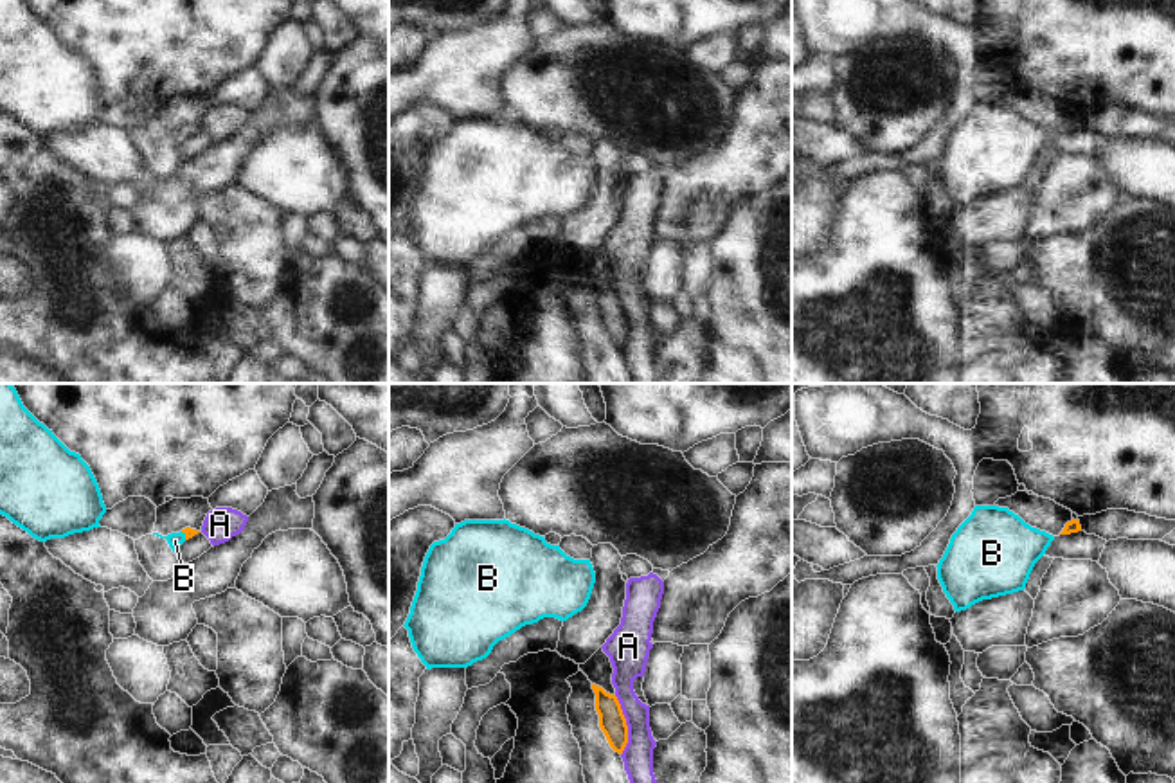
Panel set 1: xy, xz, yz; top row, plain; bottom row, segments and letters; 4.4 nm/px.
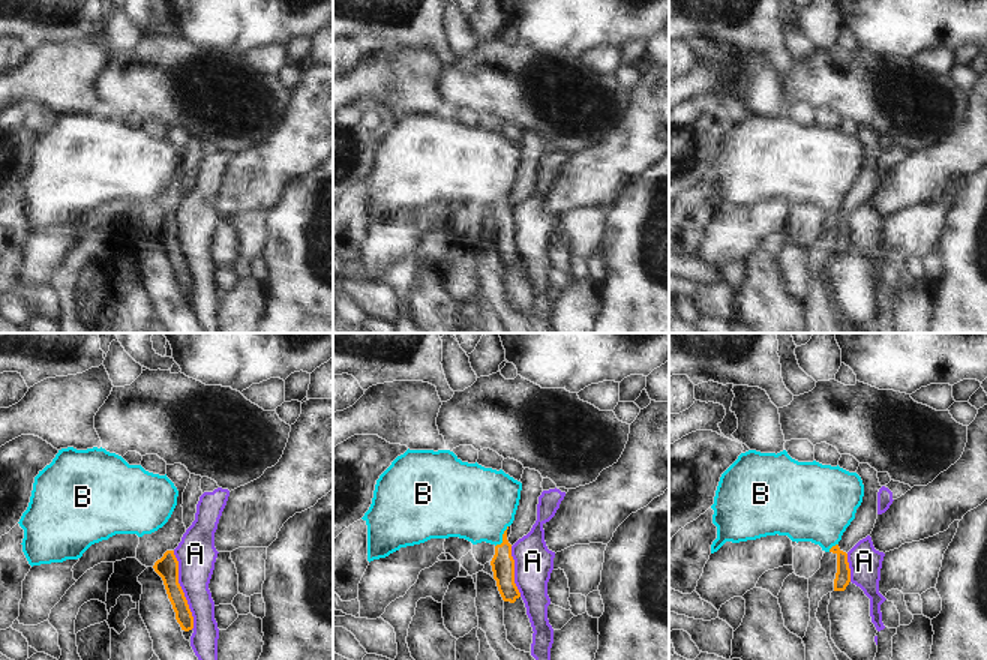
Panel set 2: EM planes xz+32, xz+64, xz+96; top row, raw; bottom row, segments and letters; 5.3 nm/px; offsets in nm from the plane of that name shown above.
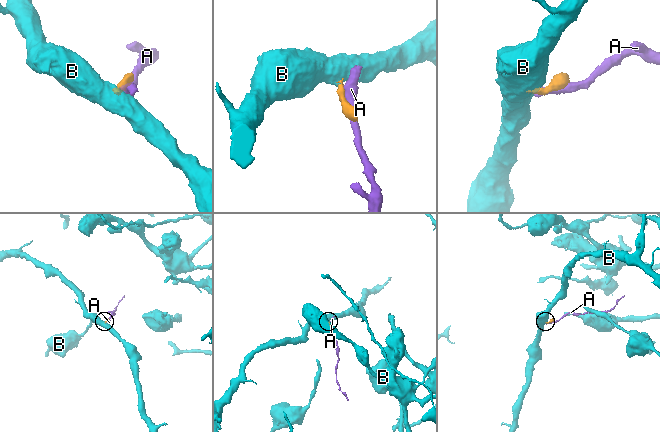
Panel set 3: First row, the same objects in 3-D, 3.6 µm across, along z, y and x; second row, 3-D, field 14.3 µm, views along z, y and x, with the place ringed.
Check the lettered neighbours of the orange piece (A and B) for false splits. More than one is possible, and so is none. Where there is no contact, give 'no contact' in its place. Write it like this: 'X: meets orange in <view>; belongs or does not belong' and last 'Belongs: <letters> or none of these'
A: meets orange in xz; does not belong
B: meets orange in xy; belongs
Belongs: B

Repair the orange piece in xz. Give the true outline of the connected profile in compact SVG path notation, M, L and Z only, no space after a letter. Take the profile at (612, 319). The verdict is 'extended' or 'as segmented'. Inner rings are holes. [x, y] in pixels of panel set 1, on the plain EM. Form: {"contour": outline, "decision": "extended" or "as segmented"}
{"contour": "M592 281L596 290L596 308L599 311L599 324L605 329L610 344L623 351L628 340L628 322L621 301L615 292L606 290L603 284Z", "decision": "as segmented"}

